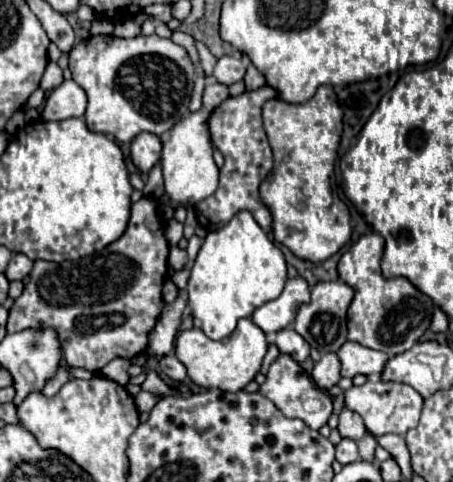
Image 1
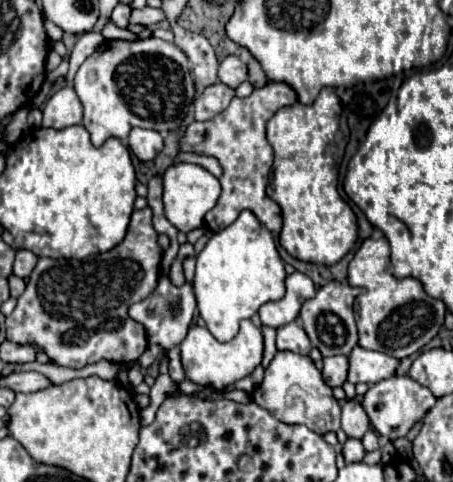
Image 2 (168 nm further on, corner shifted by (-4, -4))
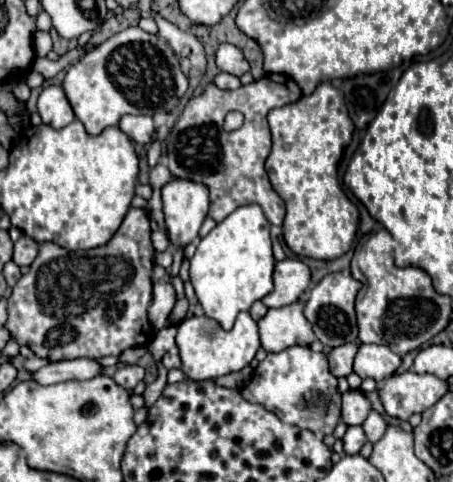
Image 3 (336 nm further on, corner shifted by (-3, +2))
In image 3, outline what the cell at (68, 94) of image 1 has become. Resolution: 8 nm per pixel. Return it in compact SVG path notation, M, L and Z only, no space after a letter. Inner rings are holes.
M61 86L43 88L43 92L37 100L37 110L39 110L43 124L47 124L51 128L63 128L75 120L75 114L73 114Z

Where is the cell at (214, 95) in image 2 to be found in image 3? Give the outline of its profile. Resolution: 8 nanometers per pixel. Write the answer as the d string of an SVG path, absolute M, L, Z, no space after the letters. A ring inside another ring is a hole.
M227 72L217 74L213 82L215 82L219 88L225 88L225 90L235 90L235 88L239 88L239 86L241 86L239 78L237 78L237 76L233 76L233 74L227 74Z

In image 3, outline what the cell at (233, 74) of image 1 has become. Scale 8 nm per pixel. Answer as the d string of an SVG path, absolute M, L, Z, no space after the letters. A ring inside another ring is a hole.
M221 44L215 58L221 72L229 72L233 76L243 76L245 72L249 72L249 62L245 60L243 52L233 44Z

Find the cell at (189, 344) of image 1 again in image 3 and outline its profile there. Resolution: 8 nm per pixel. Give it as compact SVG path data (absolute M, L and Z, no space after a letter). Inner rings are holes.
M241 312L231 330L223 330L217 320L207 316L191 316L179 324L177 332L177 348L183 362L183 372L189 380L215 380L229 372L237 372L245 368L259 350L259 332L257 322L249 316L249 312Z

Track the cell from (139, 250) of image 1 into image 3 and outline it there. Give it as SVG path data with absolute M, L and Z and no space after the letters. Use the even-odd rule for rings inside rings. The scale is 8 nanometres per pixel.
M129 208L121 228L107 244L99 248L71 252L53 242L43 242L39 244L39 254L29 266L29 272L19 278L17 286L13 286L13 294L9 298L9 318L5 326L19 344L29 346L37 358L47 358L49 362L83 356L119 356L127 348L145 346L145 342L149 342L153 336L153 328L147 318L147 310L153 302L153 256L155 250L151 244L149 216L141 208Z

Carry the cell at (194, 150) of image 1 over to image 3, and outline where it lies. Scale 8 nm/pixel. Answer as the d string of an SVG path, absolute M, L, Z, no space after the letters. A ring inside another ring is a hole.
M171 180L163 186L163 214L167 238L175 248L185 248L199 236L209 210L209 190L191 180Z

